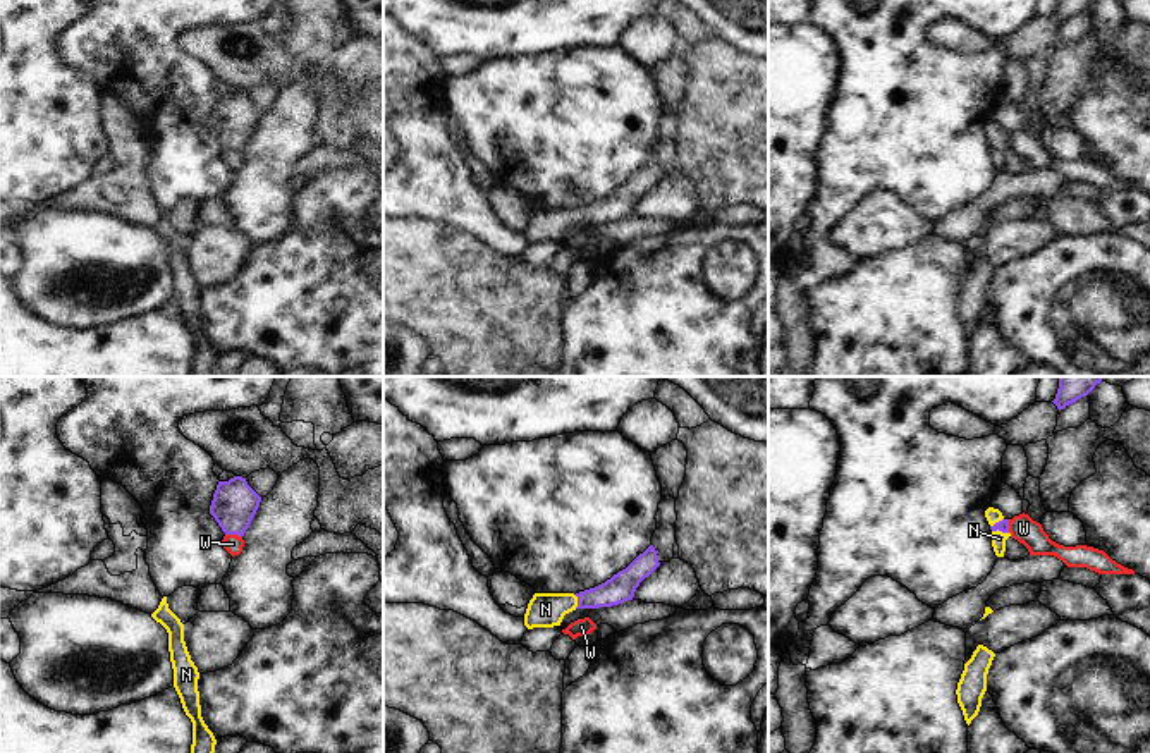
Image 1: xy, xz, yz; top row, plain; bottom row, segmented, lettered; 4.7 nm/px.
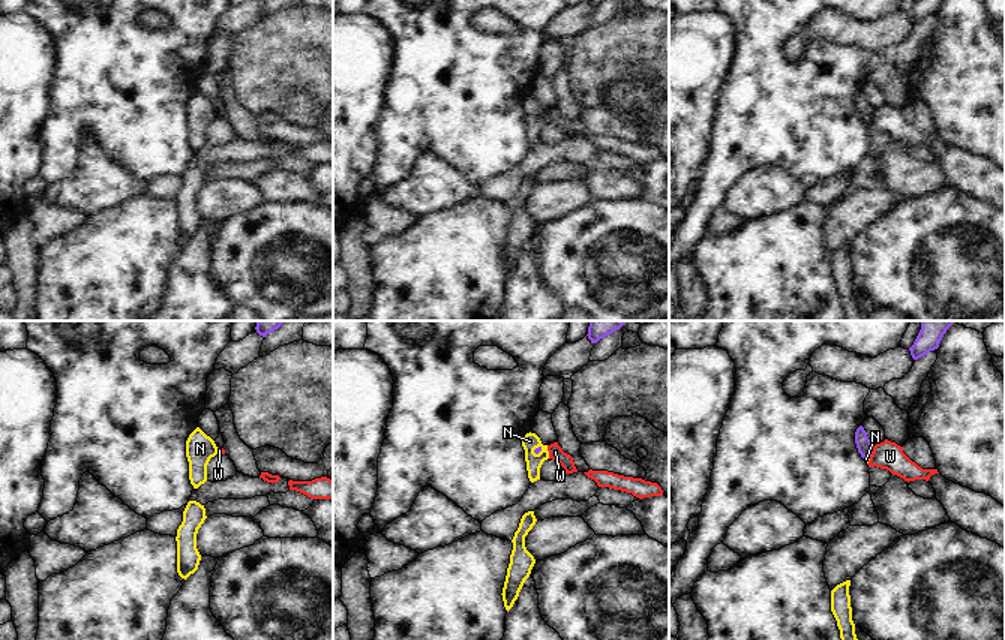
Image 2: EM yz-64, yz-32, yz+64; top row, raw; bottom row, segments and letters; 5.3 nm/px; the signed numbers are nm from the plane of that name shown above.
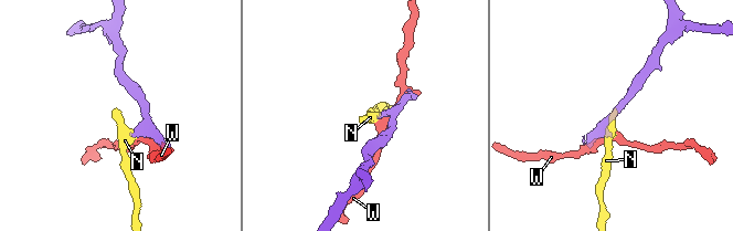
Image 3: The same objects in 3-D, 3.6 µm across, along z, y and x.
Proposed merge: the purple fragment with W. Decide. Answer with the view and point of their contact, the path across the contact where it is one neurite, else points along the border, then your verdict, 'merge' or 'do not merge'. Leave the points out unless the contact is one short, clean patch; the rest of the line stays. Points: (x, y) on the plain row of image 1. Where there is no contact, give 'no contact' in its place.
xy (234, 148) | do not merge

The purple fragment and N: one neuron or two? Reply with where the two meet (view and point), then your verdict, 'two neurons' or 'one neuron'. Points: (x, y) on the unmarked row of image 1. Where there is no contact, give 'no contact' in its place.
contact yz (1001, 145); one neuron

